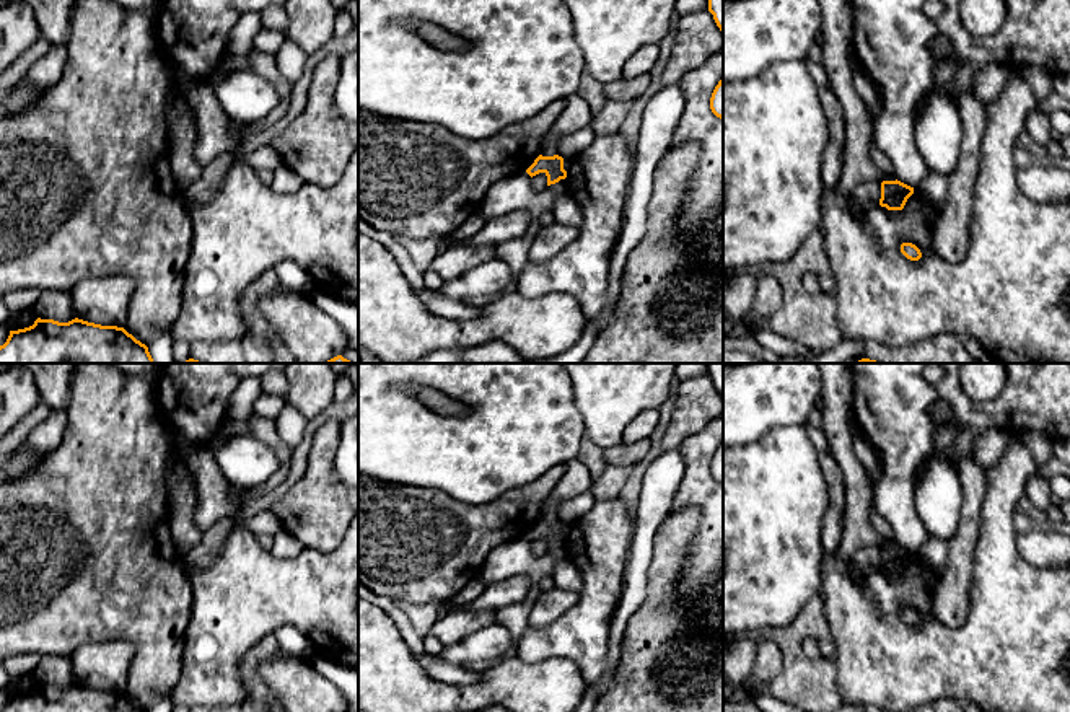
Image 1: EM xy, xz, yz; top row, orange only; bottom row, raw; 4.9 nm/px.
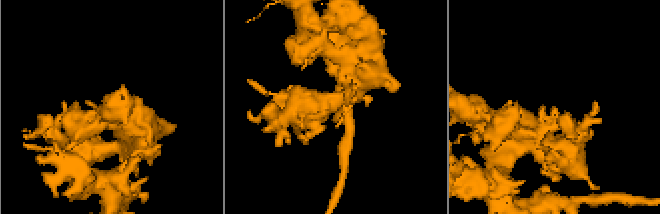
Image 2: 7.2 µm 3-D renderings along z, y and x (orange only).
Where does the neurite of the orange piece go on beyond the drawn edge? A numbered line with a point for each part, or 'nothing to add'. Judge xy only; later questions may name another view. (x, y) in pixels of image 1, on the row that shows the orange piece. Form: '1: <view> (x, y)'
nothing to add

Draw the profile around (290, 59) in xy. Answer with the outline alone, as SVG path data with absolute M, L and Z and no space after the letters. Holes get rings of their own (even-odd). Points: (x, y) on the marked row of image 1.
M285 39L274 57L278 72L290 85L293 85L301 77L308 60L308 54L290 39Z

